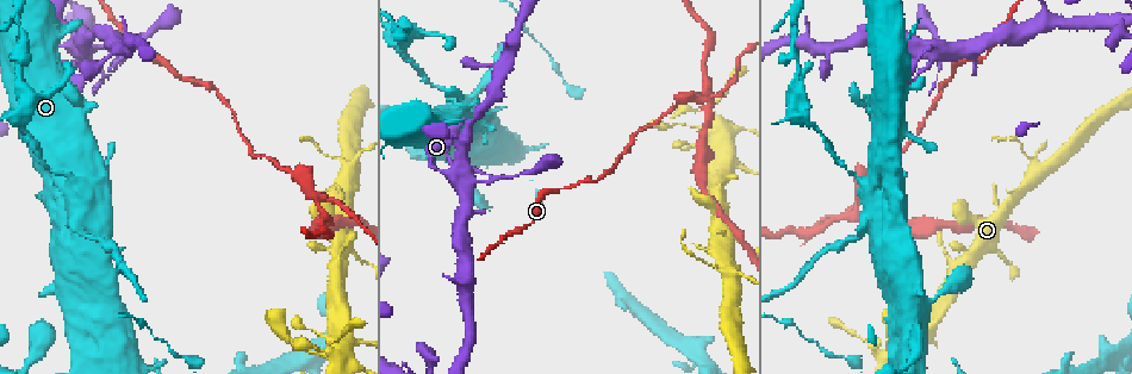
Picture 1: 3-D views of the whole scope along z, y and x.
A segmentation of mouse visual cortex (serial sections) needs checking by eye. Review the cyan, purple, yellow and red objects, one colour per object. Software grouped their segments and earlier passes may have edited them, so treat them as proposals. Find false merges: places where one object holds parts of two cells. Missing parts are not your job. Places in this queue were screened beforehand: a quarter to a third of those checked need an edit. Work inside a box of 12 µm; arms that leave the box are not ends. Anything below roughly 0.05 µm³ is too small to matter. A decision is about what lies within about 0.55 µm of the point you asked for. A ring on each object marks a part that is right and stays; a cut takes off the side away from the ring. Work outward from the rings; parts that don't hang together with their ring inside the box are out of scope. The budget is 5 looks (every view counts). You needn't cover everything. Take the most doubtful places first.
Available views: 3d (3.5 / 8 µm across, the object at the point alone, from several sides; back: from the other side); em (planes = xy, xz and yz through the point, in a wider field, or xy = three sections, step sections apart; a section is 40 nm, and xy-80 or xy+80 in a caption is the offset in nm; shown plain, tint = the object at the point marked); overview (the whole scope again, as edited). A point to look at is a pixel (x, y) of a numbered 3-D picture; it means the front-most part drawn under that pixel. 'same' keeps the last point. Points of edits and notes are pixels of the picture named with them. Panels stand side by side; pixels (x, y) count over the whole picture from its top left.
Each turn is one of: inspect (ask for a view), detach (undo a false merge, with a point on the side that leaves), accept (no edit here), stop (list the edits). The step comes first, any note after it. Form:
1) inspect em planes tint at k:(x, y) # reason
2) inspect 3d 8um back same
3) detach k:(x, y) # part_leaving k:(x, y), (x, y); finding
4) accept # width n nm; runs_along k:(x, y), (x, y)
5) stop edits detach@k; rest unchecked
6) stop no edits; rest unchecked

inspect 3d 8um at 1:(321, 351) # narrows sharply

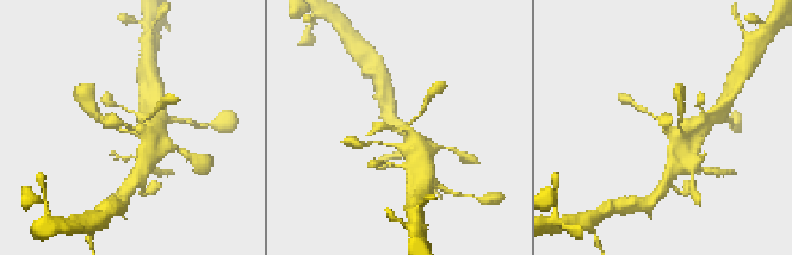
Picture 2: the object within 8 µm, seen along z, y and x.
inspect 3d 3.5um at 2:(130, 128) # zoom in

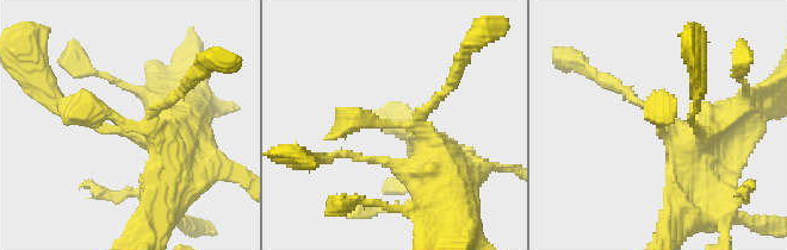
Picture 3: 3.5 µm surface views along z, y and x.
inspect em xy step 1 tint at 3:(130, 124)

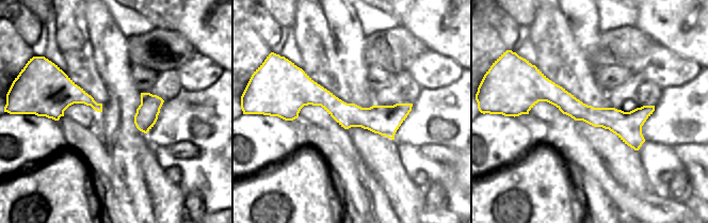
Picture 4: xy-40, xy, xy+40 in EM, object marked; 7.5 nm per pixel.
accept # runs_along 4:(520, 106), (557, 95), (594, 116), (652, 108); continuous, no second cell

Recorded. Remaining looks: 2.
inspect em xy step 2 tint at 1:(304, 179)

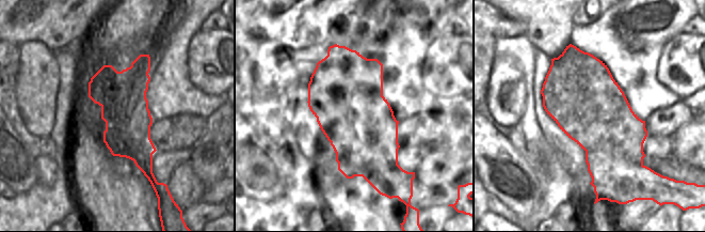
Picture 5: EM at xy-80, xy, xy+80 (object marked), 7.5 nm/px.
inspect 3d 3.5um same

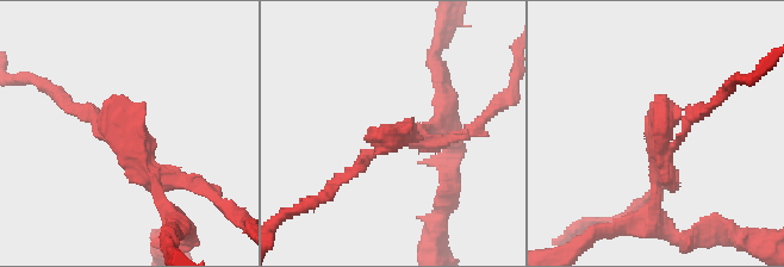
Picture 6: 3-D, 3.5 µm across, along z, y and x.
detach 6:(136, 106) # part_leaving 6:(123, 146), (153, 174), (160, 200), (186, 234); a second cell is stuck on

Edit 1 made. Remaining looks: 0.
stop edits detach@6; rest unchecked

